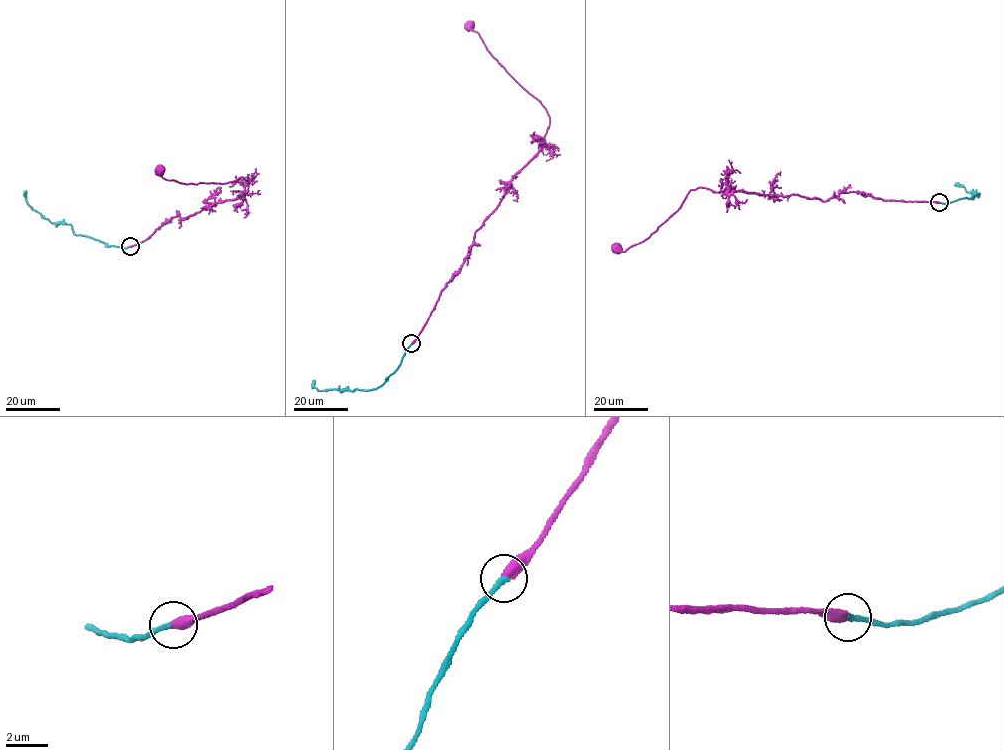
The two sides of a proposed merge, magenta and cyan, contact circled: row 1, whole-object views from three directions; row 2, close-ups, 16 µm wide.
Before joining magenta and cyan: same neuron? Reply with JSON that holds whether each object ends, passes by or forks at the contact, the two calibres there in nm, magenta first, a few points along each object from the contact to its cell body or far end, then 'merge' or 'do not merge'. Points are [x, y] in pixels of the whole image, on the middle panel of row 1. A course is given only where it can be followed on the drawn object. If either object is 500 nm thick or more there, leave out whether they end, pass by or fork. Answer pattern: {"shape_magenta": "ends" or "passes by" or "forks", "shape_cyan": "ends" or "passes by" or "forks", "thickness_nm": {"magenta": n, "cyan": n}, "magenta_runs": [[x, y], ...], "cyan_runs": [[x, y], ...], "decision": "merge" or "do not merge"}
{"shape_magenta": "ends", "shape_cyan": "ends", "thickness_nm": {"magenta": 480, "cyan": 280}, "magenta_runs": [[411, 343], [470, 251], [475, 231], [542, 146], [549, 125], [545, 108], [492, 55], [469, 23]], "cyan_runs": [[411, 343], [395, 371], [377, 388], [319, 390], [313, 387], [314, 380]], "decision": "merge"}

